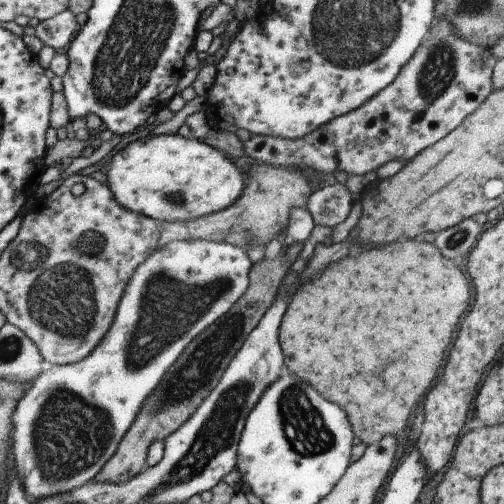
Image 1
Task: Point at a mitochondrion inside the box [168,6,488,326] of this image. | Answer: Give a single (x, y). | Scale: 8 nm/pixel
(437, 75)

